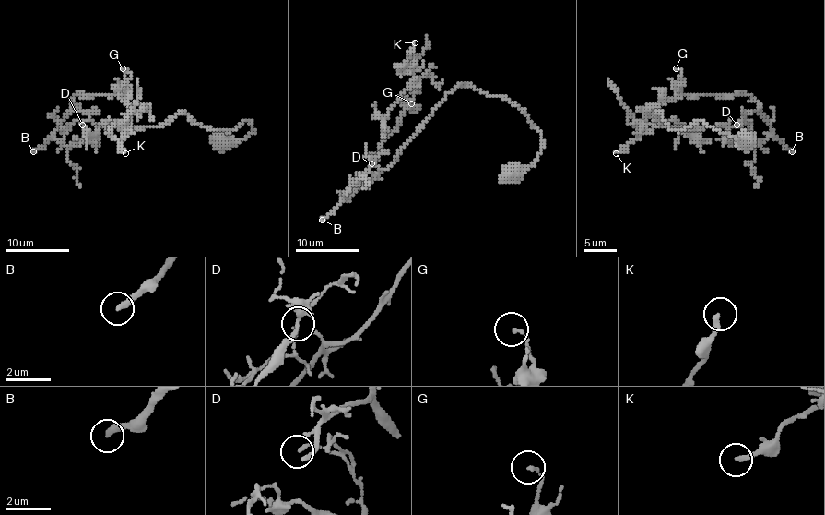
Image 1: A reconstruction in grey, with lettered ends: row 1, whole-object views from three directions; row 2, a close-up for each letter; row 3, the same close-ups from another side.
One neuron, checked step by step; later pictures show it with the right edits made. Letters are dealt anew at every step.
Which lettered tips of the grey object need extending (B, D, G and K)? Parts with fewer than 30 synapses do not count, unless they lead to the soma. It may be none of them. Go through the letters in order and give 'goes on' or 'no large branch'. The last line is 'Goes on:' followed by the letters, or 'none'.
B: goes on
D: no large branch
G: no large branch
K: no large branch
Goes on: B

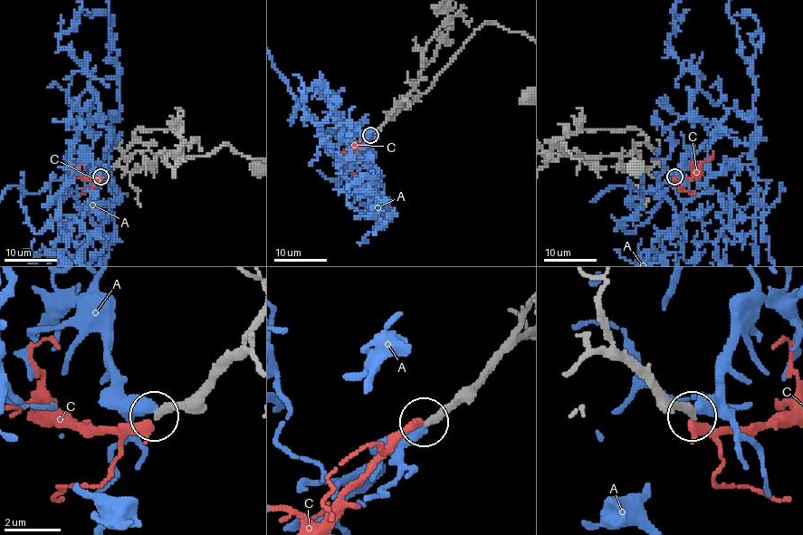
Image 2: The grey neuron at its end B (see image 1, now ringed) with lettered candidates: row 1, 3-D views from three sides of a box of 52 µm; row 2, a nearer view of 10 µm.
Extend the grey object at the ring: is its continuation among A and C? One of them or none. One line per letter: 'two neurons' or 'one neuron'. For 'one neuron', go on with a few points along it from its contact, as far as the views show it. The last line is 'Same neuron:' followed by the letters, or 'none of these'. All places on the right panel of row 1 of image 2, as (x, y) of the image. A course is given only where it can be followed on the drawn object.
A: two neurons
C: two neurons
Same neuron: none of these

